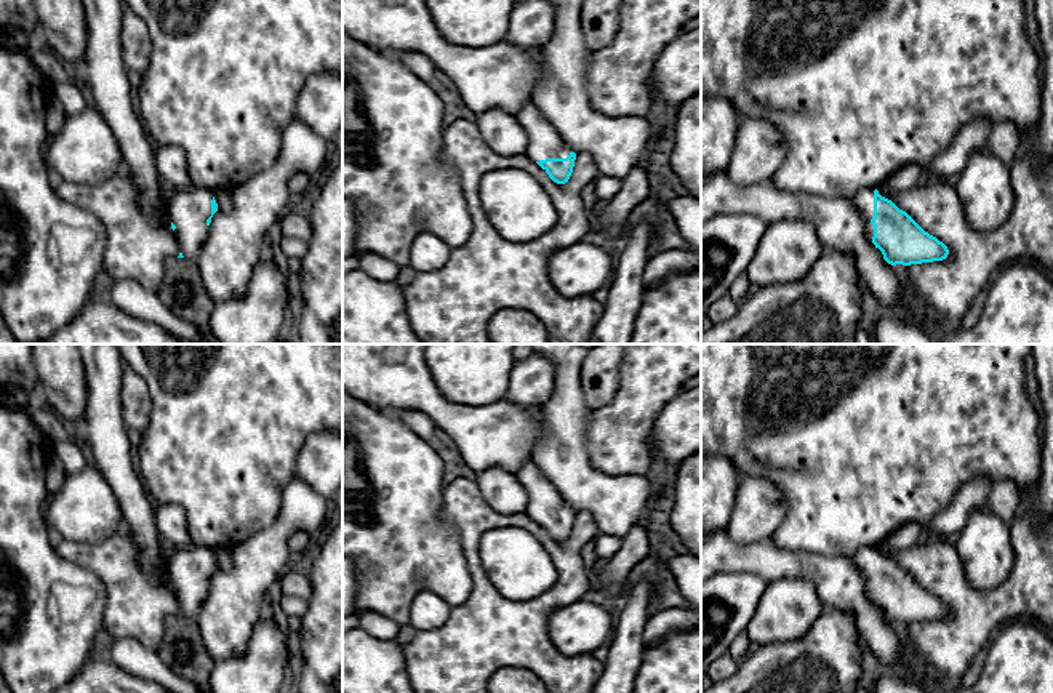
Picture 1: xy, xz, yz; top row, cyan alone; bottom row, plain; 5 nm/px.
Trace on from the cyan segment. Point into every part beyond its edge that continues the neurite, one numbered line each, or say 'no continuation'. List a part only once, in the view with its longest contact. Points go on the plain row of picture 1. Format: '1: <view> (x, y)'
1: yz (863, 559)

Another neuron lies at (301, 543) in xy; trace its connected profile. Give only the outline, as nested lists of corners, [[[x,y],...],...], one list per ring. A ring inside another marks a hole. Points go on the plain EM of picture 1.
[[[304,533],[291,536],[290,541],[291,552],[296,554],[307,554],[314,546],[315,546],[315,538]]]

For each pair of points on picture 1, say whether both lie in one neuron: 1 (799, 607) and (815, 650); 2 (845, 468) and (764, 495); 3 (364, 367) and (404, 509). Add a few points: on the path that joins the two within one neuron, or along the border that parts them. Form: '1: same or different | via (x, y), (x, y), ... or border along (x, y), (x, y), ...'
1: different | border along (824, 607), (800, 637), (773, 644)
2: different | border along (762, 471), (786, 485), (778, 524)
3: different | border along (359, 399), (386, 413)

